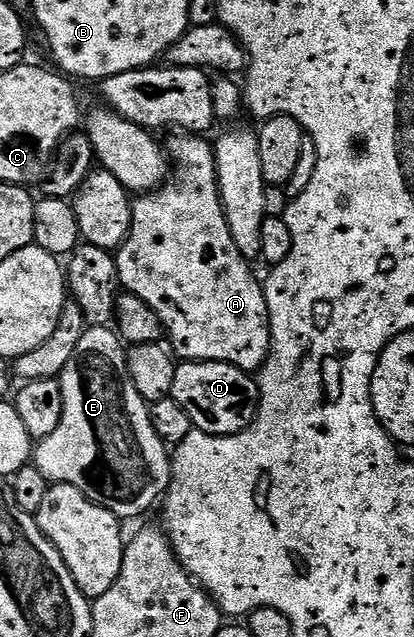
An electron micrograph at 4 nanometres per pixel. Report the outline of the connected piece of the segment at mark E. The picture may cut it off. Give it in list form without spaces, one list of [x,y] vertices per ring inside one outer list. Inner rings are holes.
[[[92,325],[82,333],[82,341],[78,341],[78,349],[74,349],[74,357],[70,357],[70,365],[59,375],[59,381],[62,385],[62,425],[54,429],[50,437],[39,440],[34,447],[34,465],[46,477],[49,484],[69,483],[74,485],[88,498],[98,505],[105,507],[110,513],[114,513],[117,519],[127,521],[135,515],[140,515],[143,511],[148,511],[152,506],[157,506],[158,500],[167,492],[168,484],[172,482],[172,461],[170,451],[166,444],[154,433],[154,425],[150,421],[150,407],[145,403],[144,398],[134,389],[134,381],[130,381],[128,372],[128,356],[126,354],[125,344],[122,342],[119,334],[108,325]]]

